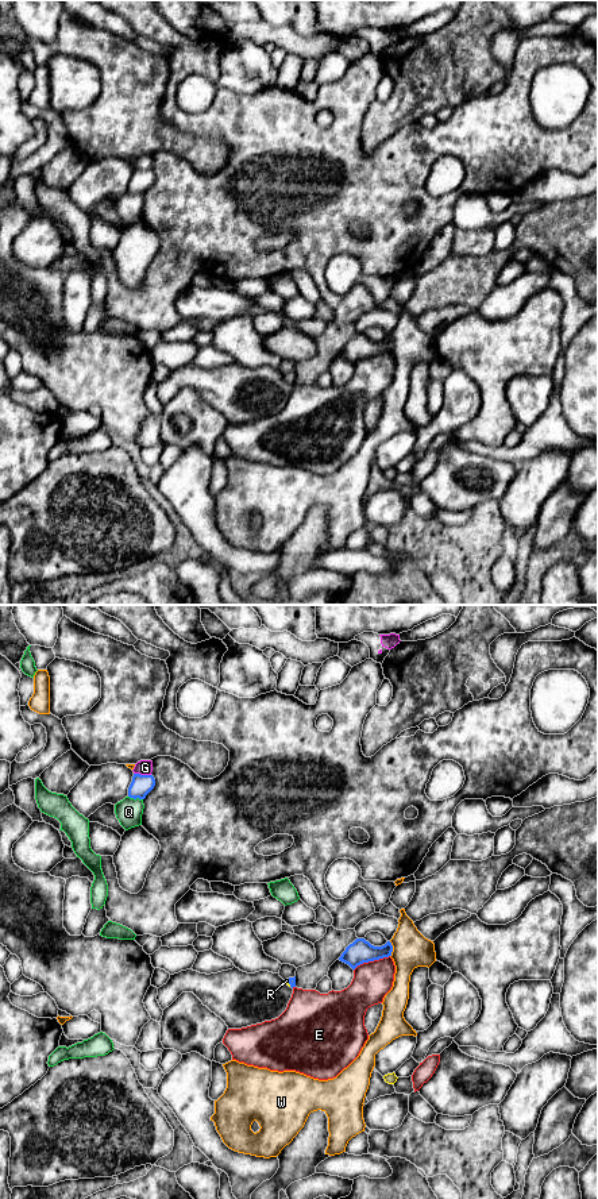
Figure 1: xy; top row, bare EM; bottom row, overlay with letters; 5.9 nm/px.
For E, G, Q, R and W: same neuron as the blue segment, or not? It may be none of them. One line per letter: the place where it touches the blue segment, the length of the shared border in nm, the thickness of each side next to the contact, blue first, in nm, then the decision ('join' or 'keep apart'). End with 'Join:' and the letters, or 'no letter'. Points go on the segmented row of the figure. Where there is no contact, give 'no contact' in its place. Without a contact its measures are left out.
E: xy (371, 960) | 240 nm | 140/220 nm | keep apart
G: xy (142, 775) | 110 nm | 120/100 nm | keep apart
Q: xy (135, 798) | 90 nm | 120/160 nm | keep apart
R: xy (289, 983) | 50 nm | 50/20 nm | join
W: xy (392, 949) | 100 nm | 140/220 nm | keep apart
Join: R

